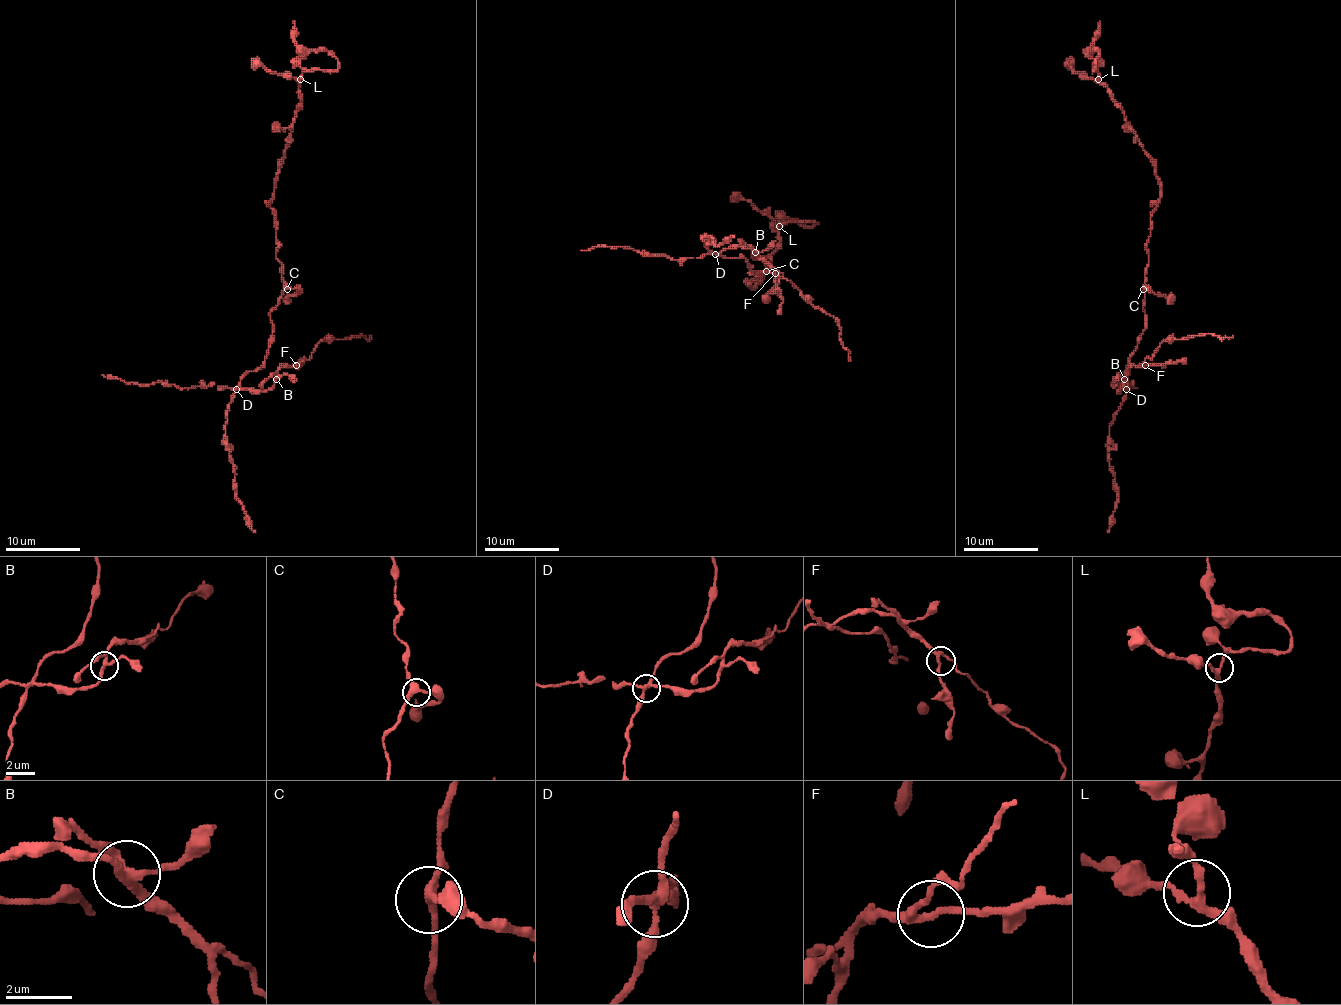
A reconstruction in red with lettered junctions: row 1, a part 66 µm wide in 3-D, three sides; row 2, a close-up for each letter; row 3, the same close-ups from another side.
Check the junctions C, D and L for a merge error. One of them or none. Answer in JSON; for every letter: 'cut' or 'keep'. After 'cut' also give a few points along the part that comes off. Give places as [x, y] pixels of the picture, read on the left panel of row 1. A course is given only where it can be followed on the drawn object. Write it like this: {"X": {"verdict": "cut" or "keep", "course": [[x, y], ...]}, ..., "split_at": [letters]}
{"C": {"verdict": "keep"}, "D": {"verdict": "cut", "course": [[237, 390], [259, 390], [281, 367], [308, 360], [321, 341], [360, 334], [368, 339], [371, 335]]}, "L": {"verdict": "keep"}, "split_at": ["D"]}

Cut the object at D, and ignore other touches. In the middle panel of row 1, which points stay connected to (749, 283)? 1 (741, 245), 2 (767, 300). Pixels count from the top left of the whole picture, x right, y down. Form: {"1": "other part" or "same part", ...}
{"1": "other part", "2": "same part"}

